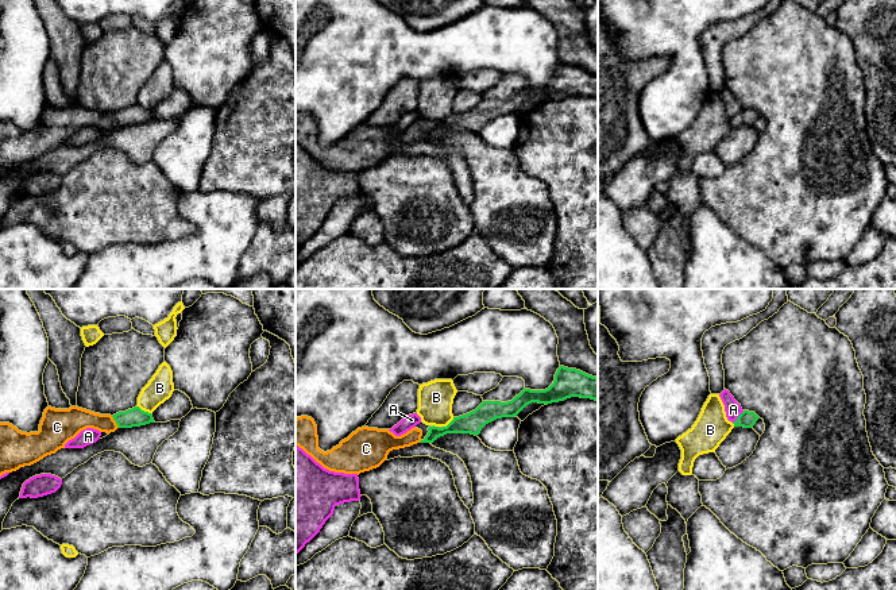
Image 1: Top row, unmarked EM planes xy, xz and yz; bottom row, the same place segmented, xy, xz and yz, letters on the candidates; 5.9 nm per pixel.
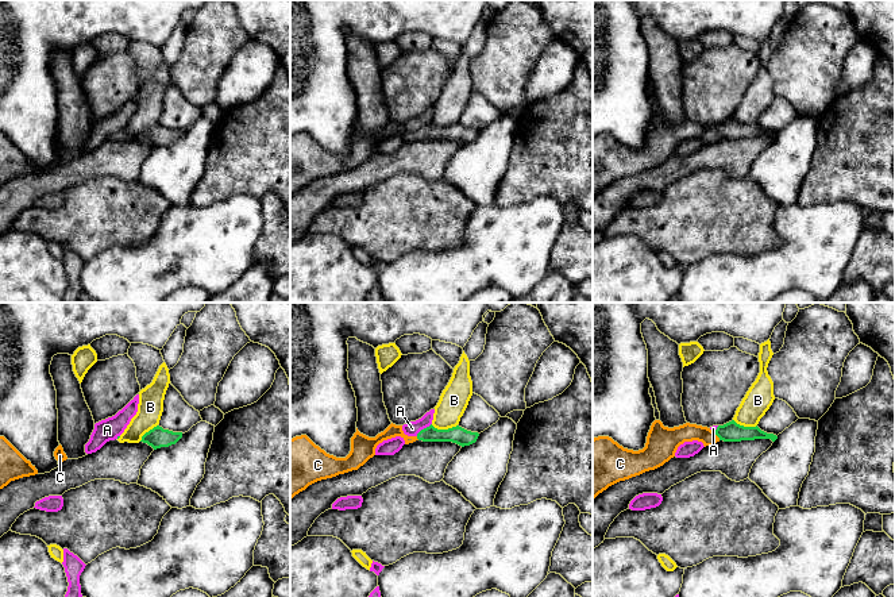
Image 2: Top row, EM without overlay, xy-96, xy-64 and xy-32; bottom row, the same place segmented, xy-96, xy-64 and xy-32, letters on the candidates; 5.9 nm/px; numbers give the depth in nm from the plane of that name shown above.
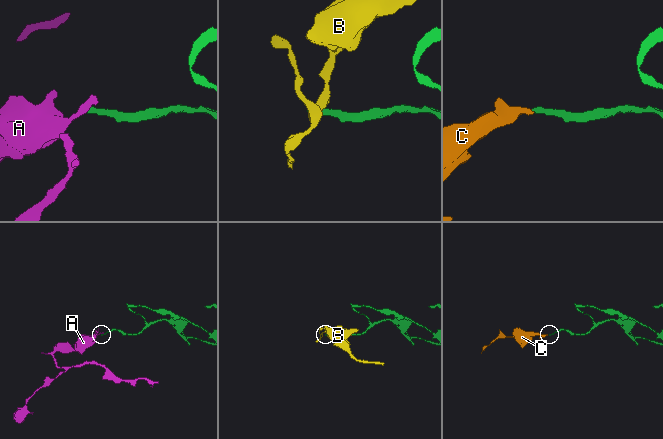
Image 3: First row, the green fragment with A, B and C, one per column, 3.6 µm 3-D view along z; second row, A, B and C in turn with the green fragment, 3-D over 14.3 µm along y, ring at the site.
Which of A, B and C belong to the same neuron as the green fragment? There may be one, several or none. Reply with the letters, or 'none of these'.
C

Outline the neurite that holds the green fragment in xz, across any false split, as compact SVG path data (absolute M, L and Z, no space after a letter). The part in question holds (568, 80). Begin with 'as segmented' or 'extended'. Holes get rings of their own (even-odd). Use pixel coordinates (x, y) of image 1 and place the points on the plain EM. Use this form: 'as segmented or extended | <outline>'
as segmented | M560 63L555 72L553 81L548 86L524 86L507 100L483 99L475 108L453 115L447 124L429 124L428 132L420 140L433 140L437 135L447 131L471 131L478 134L486 122L502 115L514 115L532 100L548 103L571 95L598 99L598 76L576 66Z

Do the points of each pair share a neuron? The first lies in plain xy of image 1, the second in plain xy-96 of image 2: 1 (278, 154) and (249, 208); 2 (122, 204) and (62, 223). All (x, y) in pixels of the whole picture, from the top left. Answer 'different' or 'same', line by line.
1: different
2: same

